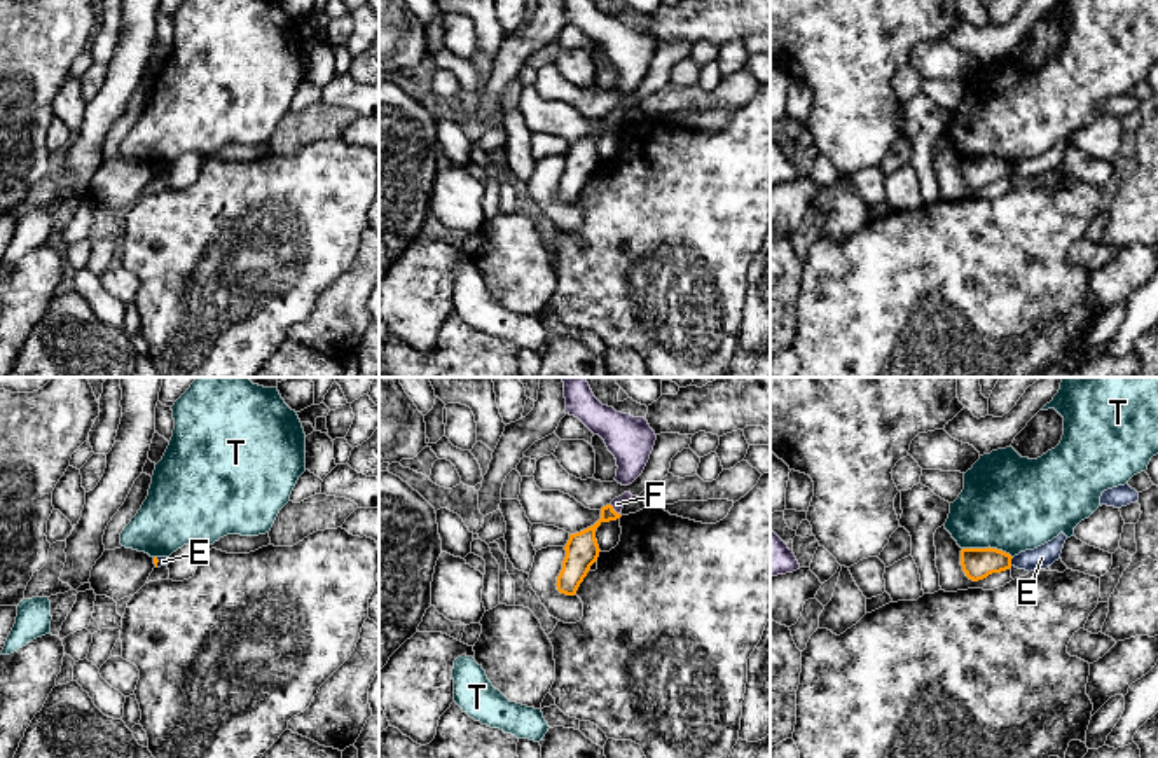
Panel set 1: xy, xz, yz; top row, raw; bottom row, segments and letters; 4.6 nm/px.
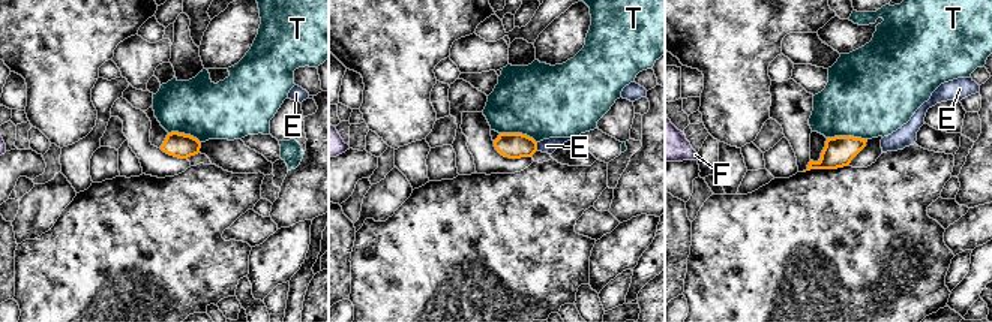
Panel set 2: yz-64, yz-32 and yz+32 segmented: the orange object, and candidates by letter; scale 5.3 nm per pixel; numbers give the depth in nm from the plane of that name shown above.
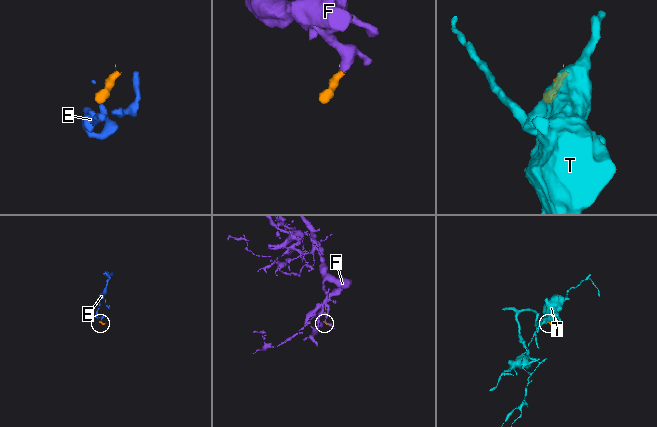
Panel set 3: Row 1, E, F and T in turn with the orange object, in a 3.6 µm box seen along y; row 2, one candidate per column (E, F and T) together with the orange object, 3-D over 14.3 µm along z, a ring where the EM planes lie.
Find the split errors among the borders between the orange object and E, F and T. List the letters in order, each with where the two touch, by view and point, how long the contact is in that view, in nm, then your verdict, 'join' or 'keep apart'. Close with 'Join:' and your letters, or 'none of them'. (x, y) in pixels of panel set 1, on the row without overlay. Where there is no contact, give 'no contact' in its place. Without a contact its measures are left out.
E: meets orange in yz at (1010, 170); contact 40 nm long; keep apart
F: meets orange in xz at (613, 119); contact 80 nm long; join
T: meets orange in yz at (989, 156); contact 240 nm long; keep apart
Join: F

